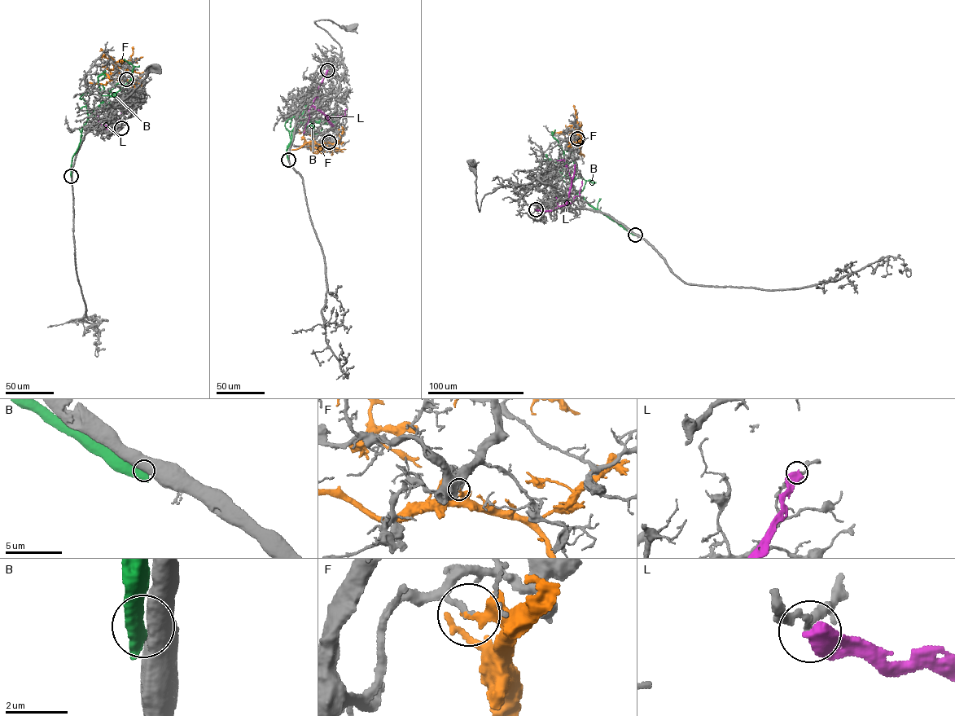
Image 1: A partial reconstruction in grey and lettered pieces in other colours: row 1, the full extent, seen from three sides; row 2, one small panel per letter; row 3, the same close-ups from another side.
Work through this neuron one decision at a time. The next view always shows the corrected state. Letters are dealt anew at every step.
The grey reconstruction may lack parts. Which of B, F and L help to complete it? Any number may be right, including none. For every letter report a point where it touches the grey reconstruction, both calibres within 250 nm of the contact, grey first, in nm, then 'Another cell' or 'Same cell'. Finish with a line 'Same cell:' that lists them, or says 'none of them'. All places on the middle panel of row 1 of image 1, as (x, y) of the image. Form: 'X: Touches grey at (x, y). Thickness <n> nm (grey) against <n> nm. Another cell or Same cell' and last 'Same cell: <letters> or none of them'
B: Touches grey at (288, 160). Thickness 800 nm (grey) against 700 nm. Another cell
F: Touches grey at (329, 142). Thickness 140 nm (grey) against 280 nm. Another cell
L: Touches grey at (327, 70). Thickness 150 nm (grey) against 600 nm. Another cell
Same cell: none of them

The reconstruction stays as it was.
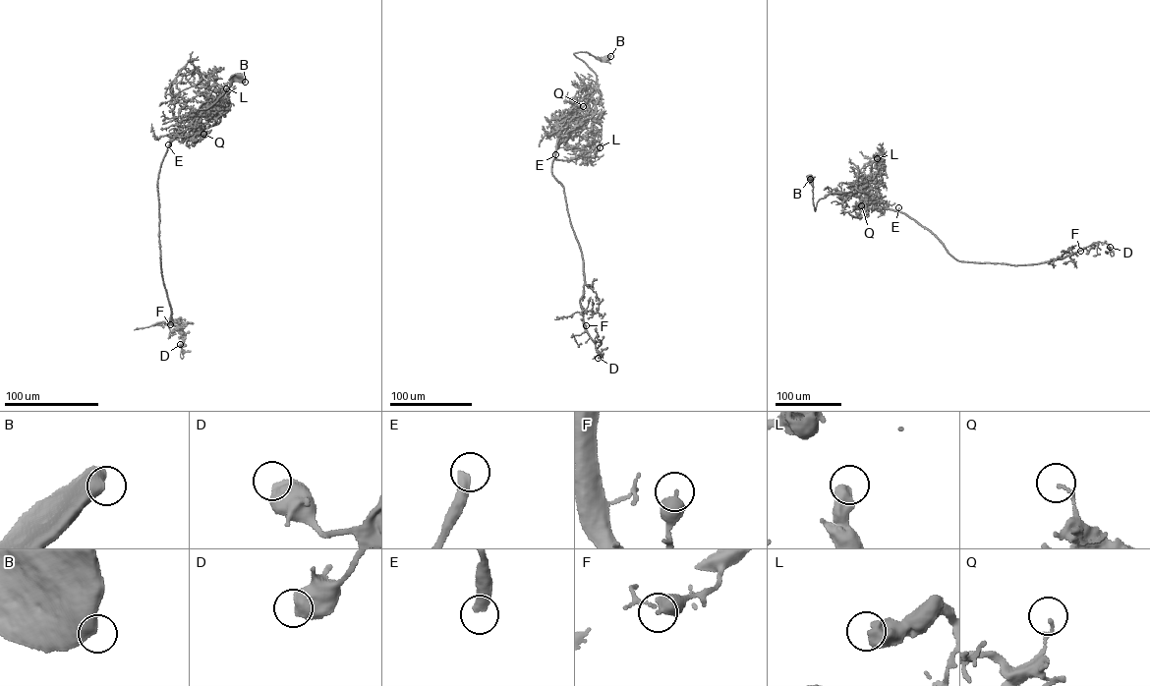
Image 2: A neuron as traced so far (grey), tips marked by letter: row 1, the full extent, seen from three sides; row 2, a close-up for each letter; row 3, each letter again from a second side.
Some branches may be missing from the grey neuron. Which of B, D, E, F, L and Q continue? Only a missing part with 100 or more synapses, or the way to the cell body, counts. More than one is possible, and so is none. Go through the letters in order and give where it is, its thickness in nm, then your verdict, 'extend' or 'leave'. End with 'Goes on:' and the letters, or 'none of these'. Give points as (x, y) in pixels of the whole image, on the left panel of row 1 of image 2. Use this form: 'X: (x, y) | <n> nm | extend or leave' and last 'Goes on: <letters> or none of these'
B: (245, 82) | 600 nm | leave
D: (180, 344) | 650 nm | leave
E: (168, 144) | 440 nm | extend
F: (170, 324) | 480 nm | leave
L: (226, 88) | 600 nm | leave
Q: (203, 134) | 140 nm | leave
Goes on: E

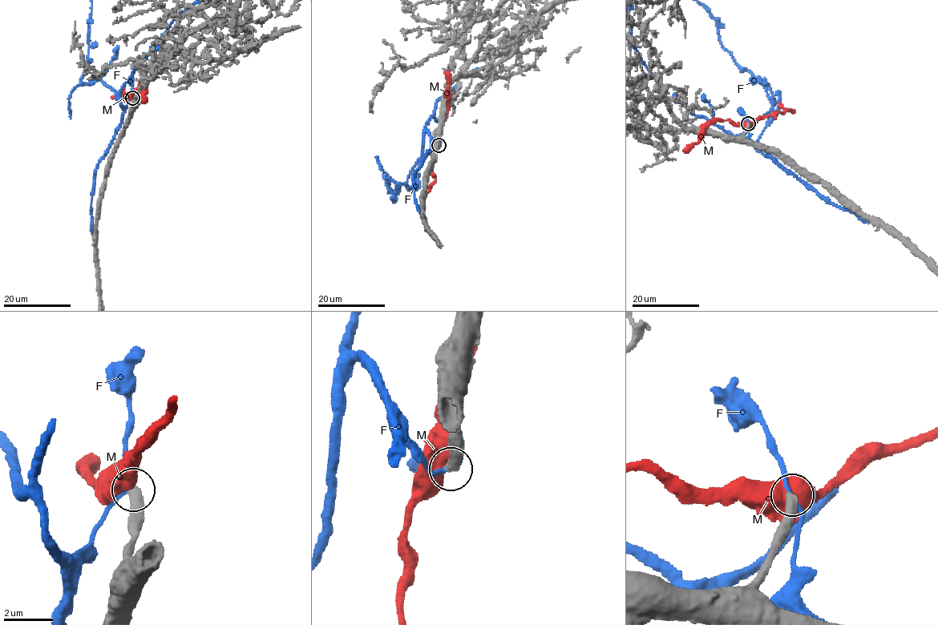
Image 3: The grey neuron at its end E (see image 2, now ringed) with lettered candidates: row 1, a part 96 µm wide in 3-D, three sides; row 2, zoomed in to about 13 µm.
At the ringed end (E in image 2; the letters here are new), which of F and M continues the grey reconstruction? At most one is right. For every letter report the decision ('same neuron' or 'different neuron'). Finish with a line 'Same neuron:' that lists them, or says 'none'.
F: different neuron
M: different neuron
Same neuron: none

